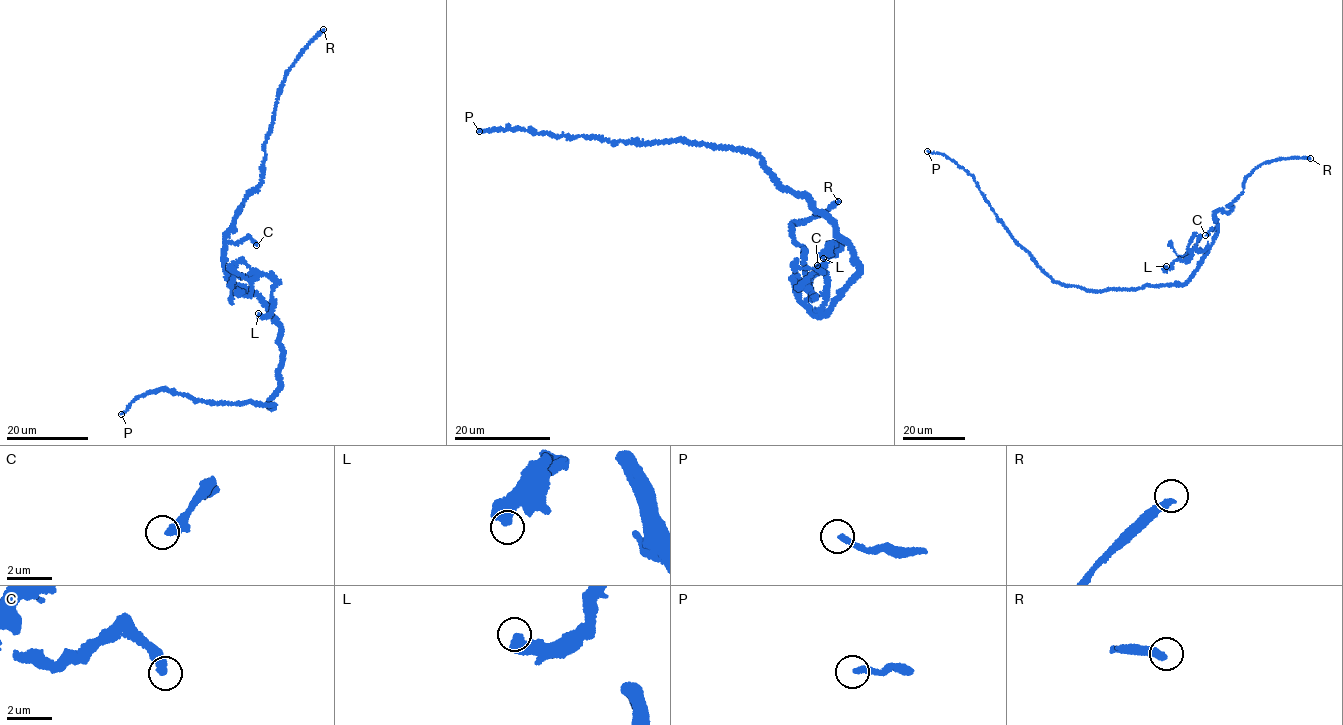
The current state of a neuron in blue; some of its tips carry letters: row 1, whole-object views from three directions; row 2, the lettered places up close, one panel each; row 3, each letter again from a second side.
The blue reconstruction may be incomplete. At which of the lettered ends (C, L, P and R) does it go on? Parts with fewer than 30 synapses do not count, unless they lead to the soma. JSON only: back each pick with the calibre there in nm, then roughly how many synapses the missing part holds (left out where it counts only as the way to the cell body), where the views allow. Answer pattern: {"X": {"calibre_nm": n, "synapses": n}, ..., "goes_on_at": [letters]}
{"R": {"calibre_nm": 320, "synapses": 180}, "goes_on_at": ["R"]}

